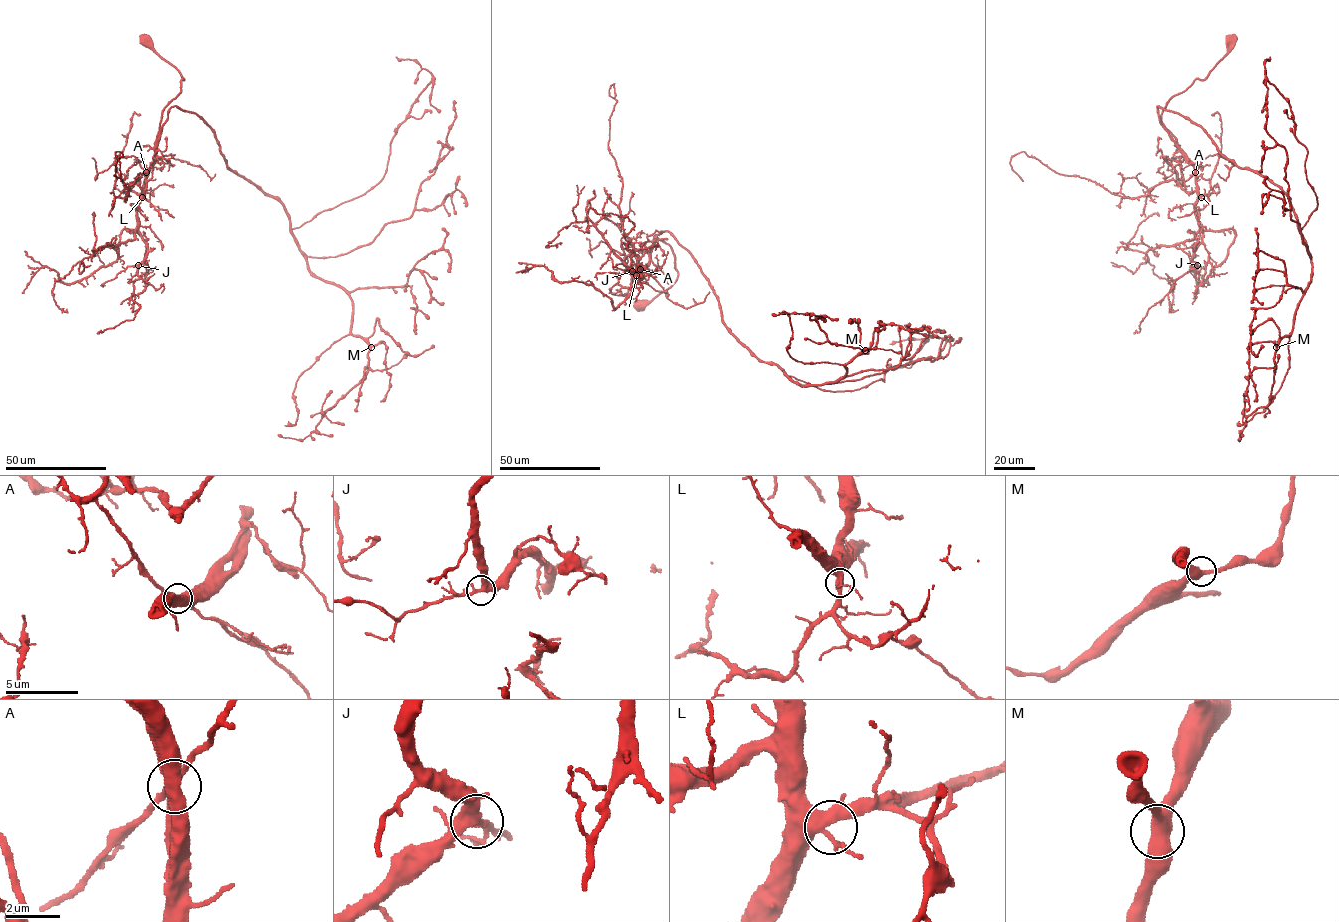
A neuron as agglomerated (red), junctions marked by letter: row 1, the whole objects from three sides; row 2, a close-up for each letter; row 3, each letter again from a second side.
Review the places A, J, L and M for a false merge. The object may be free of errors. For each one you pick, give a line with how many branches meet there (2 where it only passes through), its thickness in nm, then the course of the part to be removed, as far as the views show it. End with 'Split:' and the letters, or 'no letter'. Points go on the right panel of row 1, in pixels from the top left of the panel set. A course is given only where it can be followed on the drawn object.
Split: no letter

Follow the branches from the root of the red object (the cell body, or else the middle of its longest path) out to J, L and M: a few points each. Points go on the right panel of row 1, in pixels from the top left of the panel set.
J: (1230, 41), (1208, 75), (1174, 95), (1161, 115), (1195, 174), (1195, 218), (1202, 231), (1192, 258), (1197, 265)
L: (1230, 41), (1227, 52), (1208, 75), (1174, 95), (1161, 115), (1163, 125), (1193, 167), (1201, 197)
M: (1230, 41), (1170, 99), (1167, 131), (1157, 107), (1288, 197), (1312, 274), (1276, 347)

